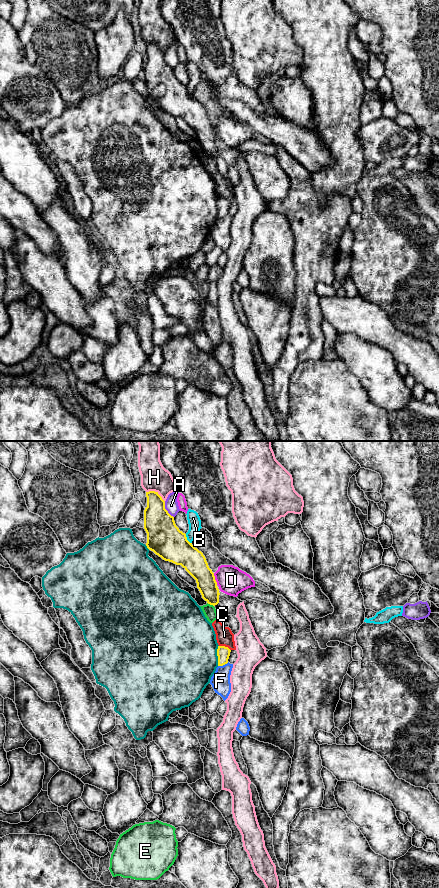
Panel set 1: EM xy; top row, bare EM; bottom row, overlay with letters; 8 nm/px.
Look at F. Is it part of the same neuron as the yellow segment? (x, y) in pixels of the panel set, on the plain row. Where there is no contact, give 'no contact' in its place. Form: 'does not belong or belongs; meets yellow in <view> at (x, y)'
does not belong; meets yellow in xy at (223, 216)

